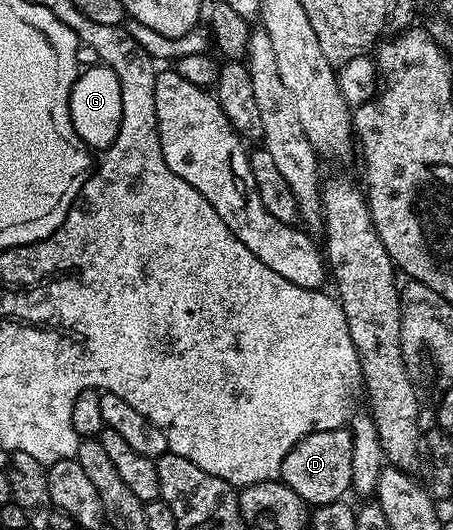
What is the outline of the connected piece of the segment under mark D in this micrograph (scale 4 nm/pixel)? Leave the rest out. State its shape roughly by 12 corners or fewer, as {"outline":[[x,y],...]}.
{"outline":[[350,429],[313,431],[279,478],[308,507],[351,490]]}

